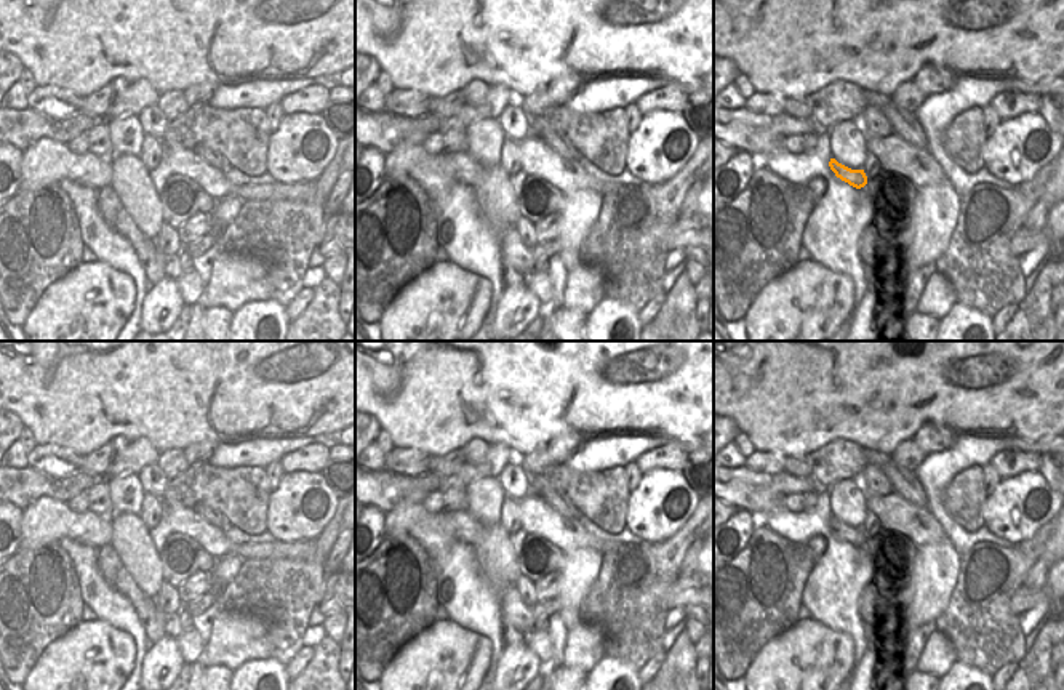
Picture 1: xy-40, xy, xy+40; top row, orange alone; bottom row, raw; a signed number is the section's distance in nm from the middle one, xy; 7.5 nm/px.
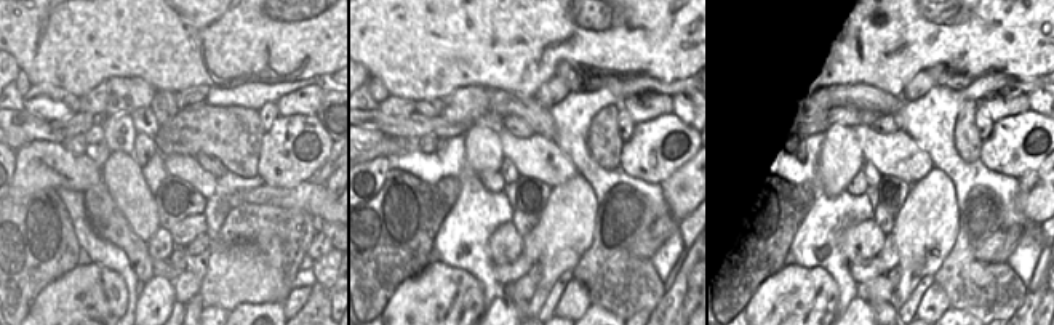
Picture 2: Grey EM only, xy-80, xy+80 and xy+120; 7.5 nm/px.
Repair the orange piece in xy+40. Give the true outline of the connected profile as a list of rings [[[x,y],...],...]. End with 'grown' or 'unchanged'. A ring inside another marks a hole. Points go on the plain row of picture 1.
[[[830,517],[829,520],[830,528],[835,532],[837,536],[848,541],[850,544],[861,548],[867,543],[867,535],[864,528],[851,528],[842,522],[838,522],[835,517]]]; unchanged

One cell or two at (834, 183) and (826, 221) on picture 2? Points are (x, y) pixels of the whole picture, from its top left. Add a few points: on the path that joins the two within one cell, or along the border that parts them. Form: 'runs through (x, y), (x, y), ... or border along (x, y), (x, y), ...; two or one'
border along (816, 162), (821, 188), (829, 196), (845, 191); two

